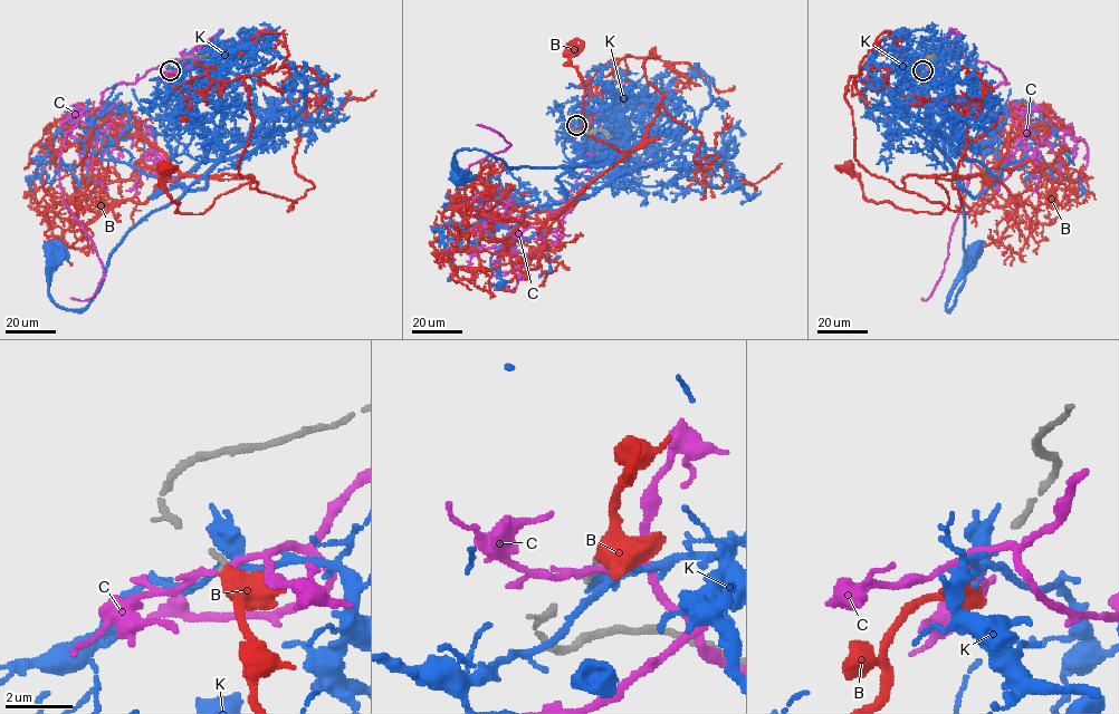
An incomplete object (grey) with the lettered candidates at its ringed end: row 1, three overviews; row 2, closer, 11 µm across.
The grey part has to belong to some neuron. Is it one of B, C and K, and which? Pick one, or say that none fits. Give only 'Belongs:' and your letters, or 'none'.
Belongs: B

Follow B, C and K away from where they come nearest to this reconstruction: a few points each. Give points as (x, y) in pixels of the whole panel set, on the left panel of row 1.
B: (170, 71), (185, 97), (244, 77), (238, 172), (257, 184), (216, 175), (254, 180), (177, 212), (165, 167)
C: (170, 71), (190, 55), (106, 88), (106, 105), (66, 134), (63, 198), (104, 272), (91, 298), (70, 298)
K: (170, 69), (216, 88), (220, 160), (128, 232), (84, 308), (63, 309), (51, 299), (51, 252)

